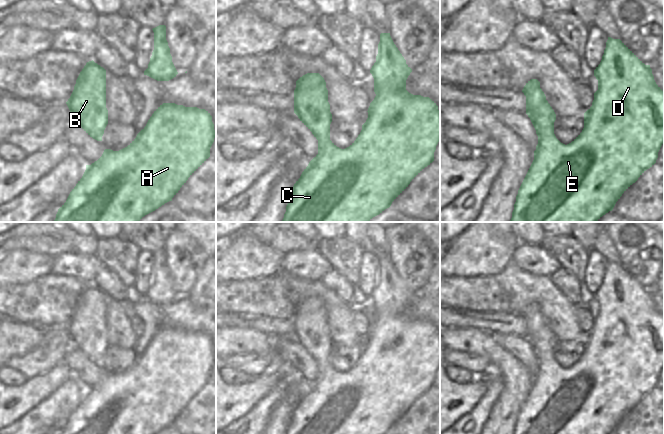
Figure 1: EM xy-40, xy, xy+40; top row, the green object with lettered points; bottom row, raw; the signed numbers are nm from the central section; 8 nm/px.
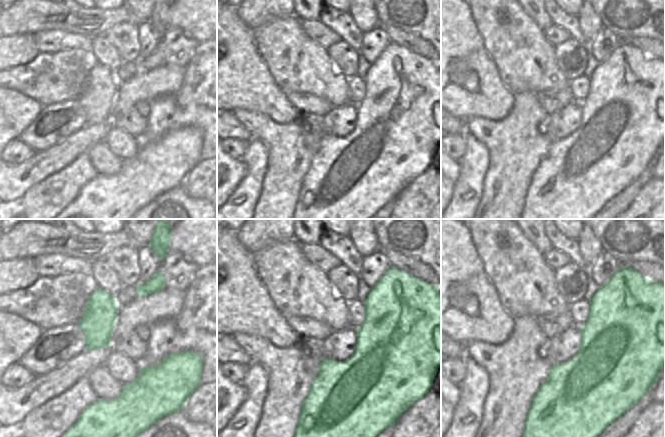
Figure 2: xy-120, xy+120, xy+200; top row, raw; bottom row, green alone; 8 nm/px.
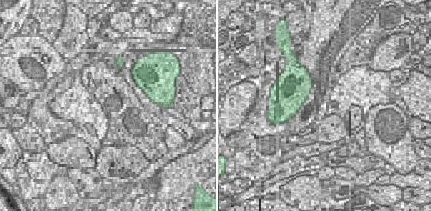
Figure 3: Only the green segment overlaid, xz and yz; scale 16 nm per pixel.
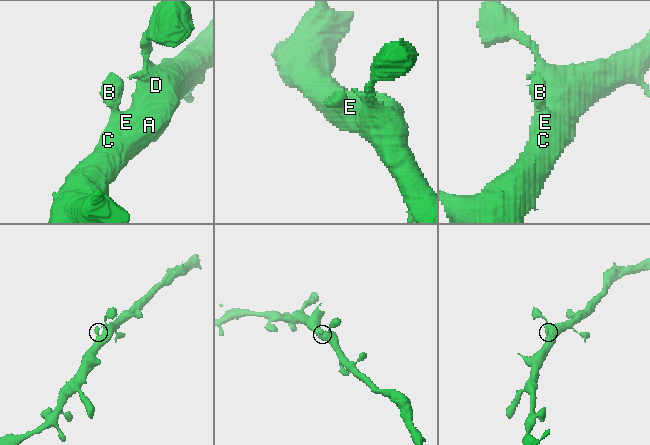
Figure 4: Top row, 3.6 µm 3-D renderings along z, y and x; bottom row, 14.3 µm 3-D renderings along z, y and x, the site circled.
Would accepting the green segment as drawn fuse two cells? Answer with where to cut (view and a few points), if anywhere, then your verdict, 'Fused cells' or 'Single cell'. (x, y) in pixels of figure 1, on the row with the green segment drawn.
No split. Single cell.

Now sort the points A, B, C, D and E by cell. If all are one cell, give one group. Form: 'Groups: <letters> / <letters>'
Groups: A B C D E.

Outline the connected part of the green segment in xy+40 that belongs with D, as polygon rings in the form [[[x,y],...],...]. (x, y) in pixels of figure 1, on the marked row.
[[[608,37],[606,48],[600,64],[594,70],[598,80],[598,90],[594,93],[592,106],[584,113],[584,128],[569,144],[561,143],[554,134],[556,114],[548,101],[537,79],[526,83],[522,92],[526,96],[526,114],[530,118],[538,136],[538,144],[534,151],[534,160],[518,190],[512,218],[510,222],[597,222],[603,215],[612,211],[622,194],[650,167],[658,158],[658,152],[664,143],[664,92],[656,84],[650,65],[645,65],[620,39]]]

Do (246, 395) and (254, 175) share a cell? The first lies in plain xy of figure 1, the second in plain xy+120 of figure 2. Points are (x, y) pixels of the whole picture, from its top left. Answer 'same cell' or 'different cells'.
different cells

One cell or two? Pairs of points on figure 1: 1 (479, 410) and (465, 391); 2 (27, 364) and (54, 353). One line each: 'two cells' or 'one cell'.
1: two cells
2: one cell

